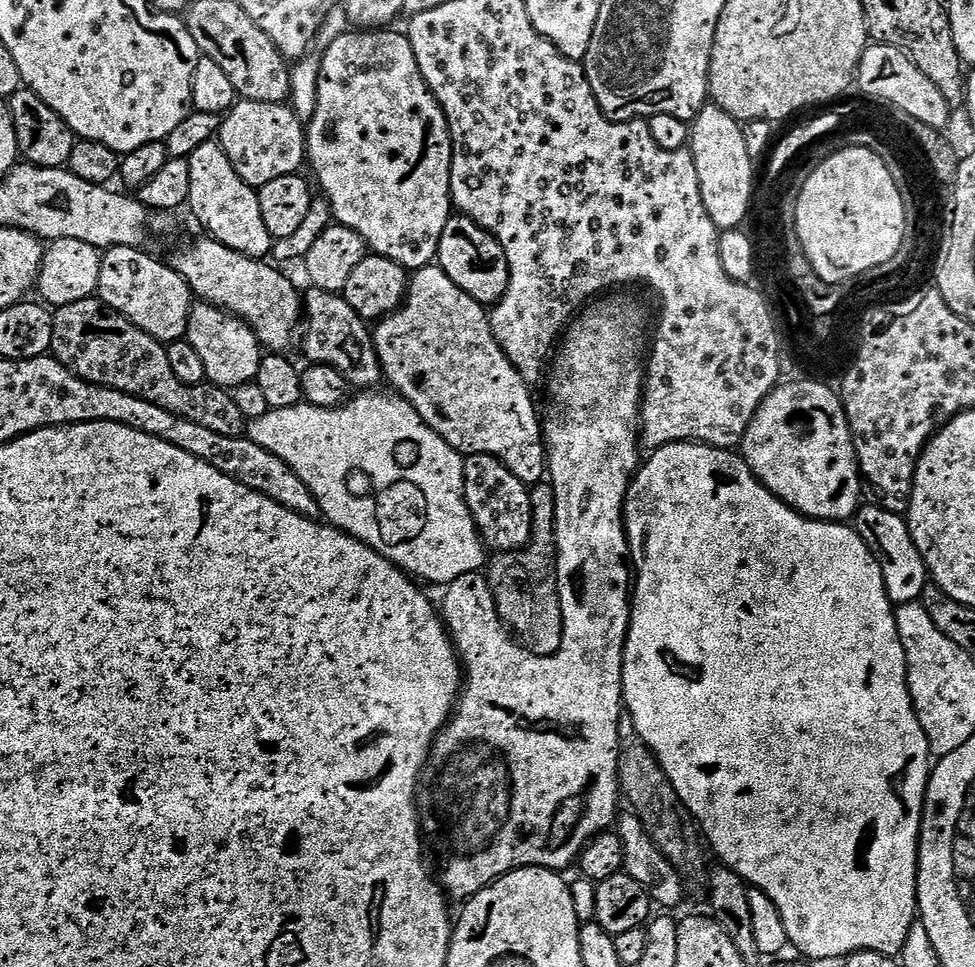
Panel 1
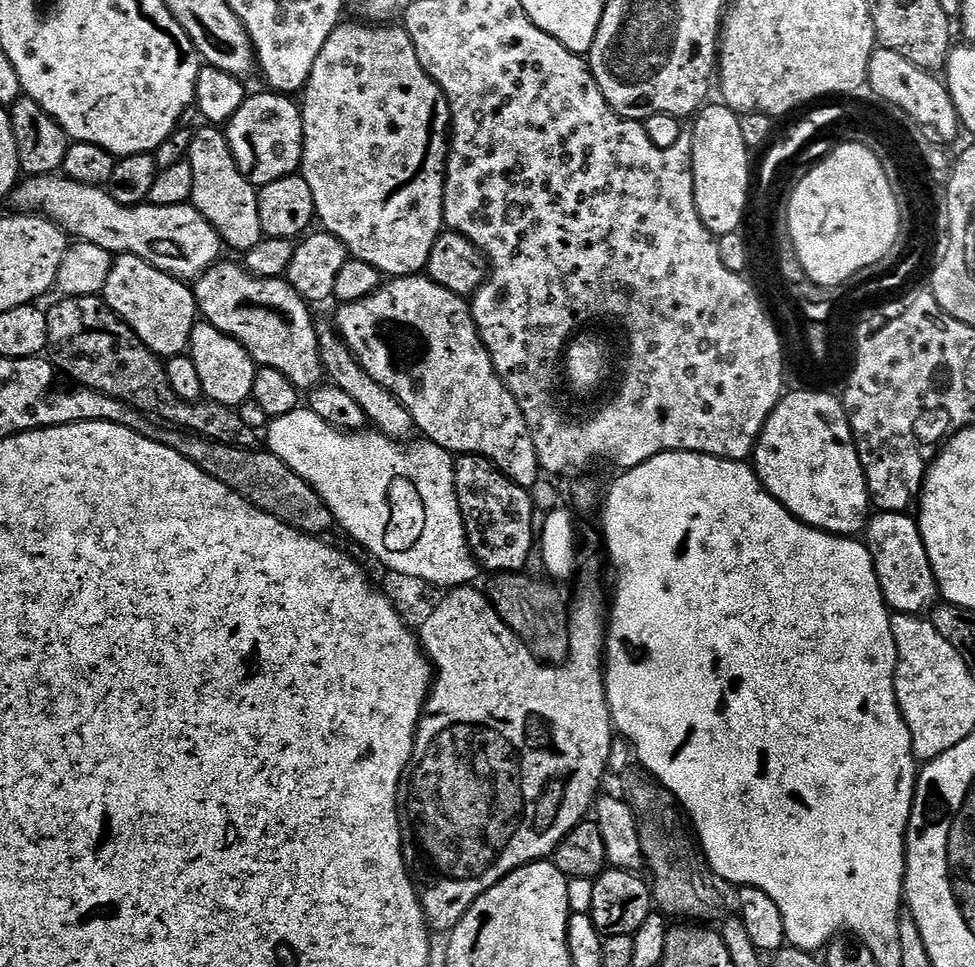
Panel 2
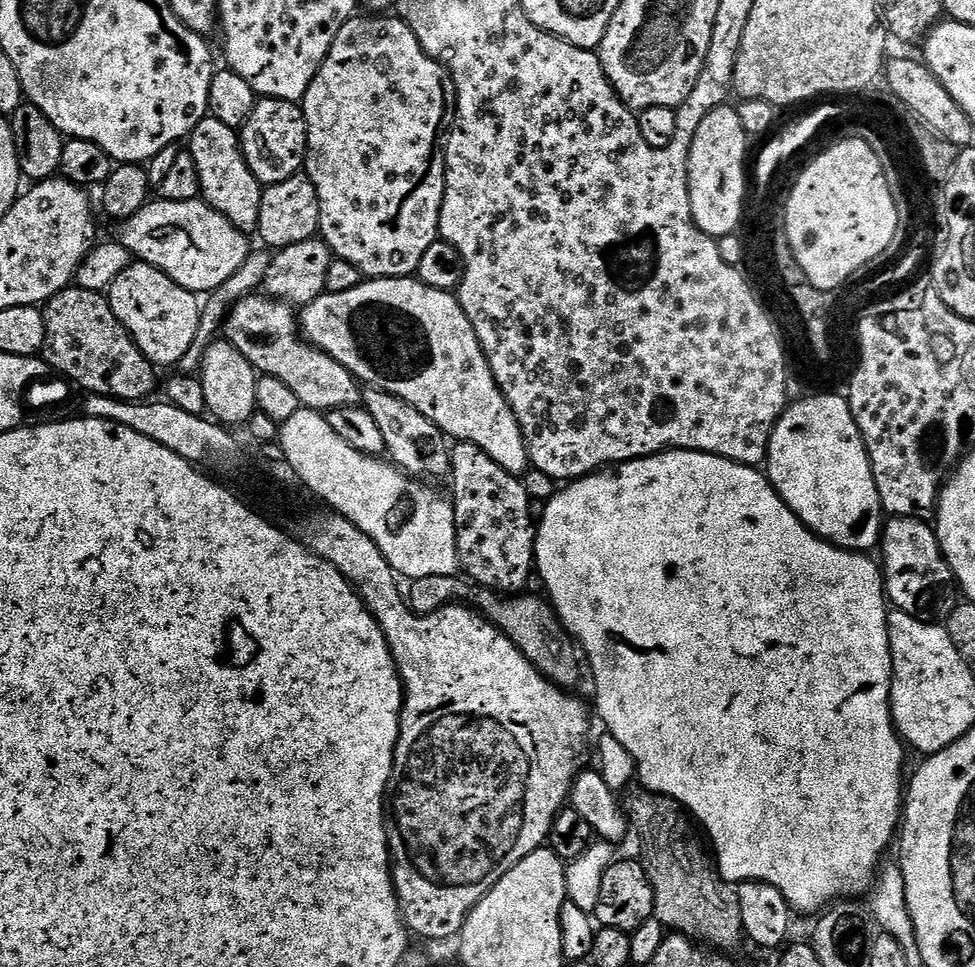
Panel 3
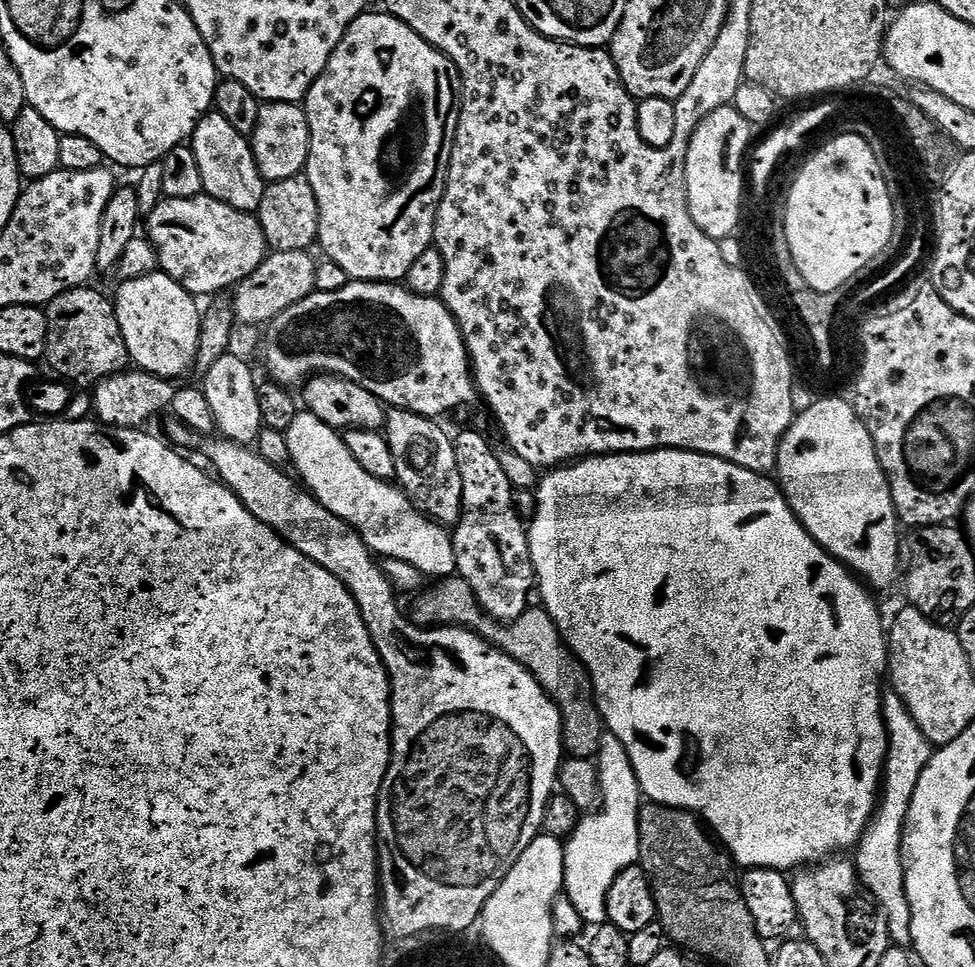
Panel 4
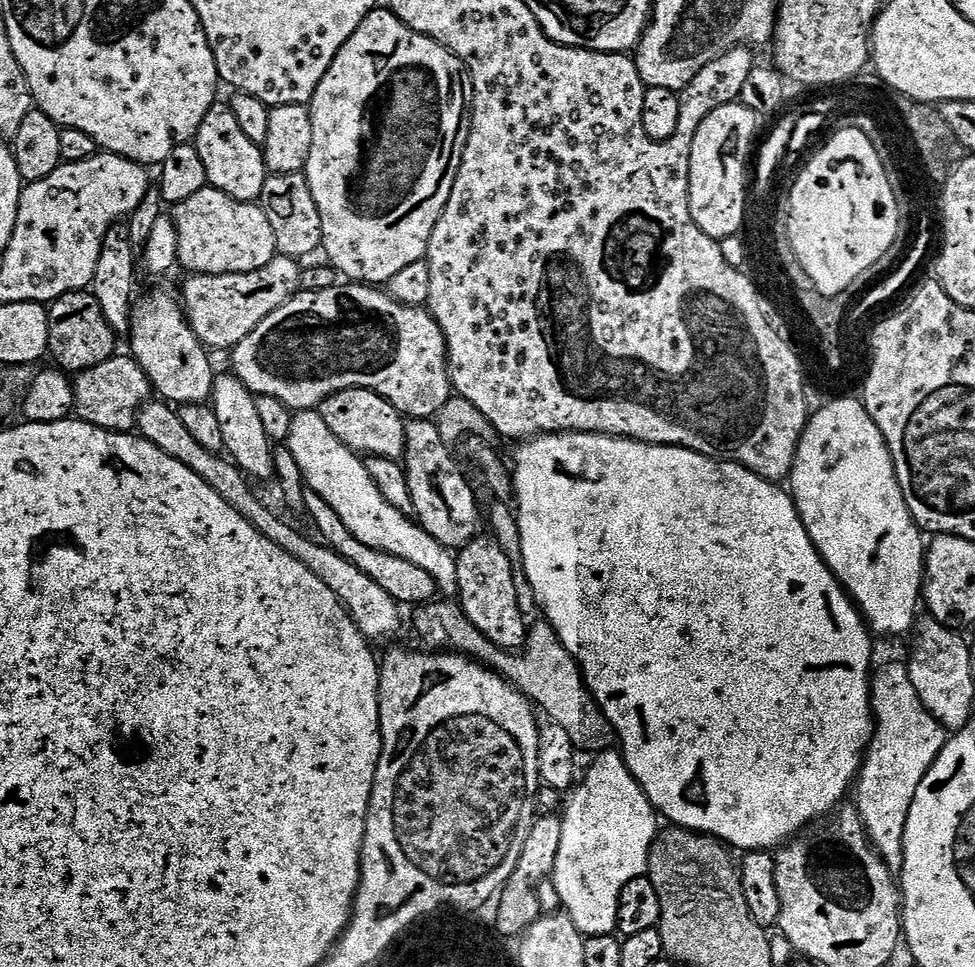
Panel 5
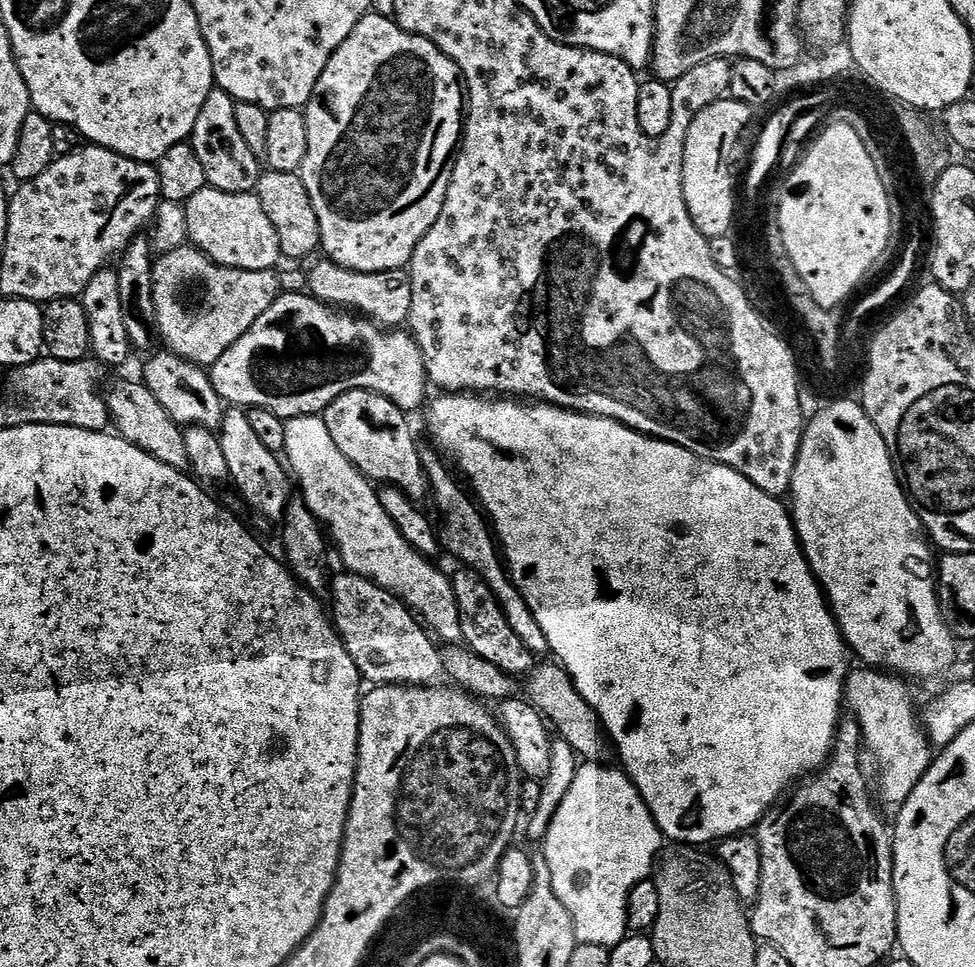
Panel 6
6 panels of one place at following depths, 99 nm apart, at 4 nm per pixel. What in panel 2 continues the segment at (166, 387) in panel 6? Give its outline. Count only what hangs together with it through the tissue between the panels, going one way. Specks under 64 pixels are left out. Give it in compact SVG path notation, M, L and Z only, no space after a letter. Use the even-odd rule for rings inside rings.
M117 255L112 261L110 276L106 278L106 286L102 299L125 324L129 324L138 334L138 338L154 355L161 358L183 356L189 351L192 342L192 331L198 322L196 293L185 281L175 277L171 272L163 272L137 256Z

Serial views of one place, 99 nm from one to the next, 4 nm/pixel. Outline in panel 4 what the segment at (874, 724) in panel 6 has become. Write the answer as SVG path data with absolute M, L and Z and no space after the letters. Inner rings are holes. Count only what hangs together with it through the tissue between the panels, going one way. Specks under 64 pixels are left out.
M893 690L885 691L882 703L884 725L888 731L888 756L884 759L884 779L876 812L854 849L854 863L864 891L876 901L880 913L886 918L889 941L897 948L908 950L912 948L912 915L910 902L906 898L904 877L904 827L910 802L914 798L914 790L918 790L918 778L922 778L922 770L926 770L934 747L919 729L898 693Z

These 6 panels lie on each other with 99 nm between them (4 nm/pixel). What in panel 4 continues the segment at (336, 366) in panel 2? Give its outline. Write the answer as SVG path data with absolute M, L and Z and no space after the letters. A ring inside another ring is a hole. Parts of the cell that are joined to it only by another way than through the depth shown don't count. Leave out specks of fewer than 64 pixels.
M391 407L385 413L384 433L394 455L396 480L401 491L405 492L412 505L429 519L452 528L461 516L462 476L458 474L457 455L454 454L453 448L455 441L437 424L439 423L431 417L416 415L404 408Z

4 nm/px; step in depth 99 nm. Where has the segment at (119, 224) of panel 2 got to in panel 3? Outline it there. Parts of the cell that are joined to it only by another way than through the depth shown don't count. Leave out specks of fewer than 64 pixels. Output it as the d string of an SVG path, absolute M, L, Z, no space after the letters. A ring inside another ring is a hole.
M200 198L190 202L153 199L145 204L142 210L138 210L138 214L123 221L119 228L118 243L126 246L137 261L162 270L170 279L178 282L178 286L197 294L209 294L222 286L231 275L237 274L238 268L246 262L250 251L249 237L239 232L225 216L218 214L218 210L214 210Z

